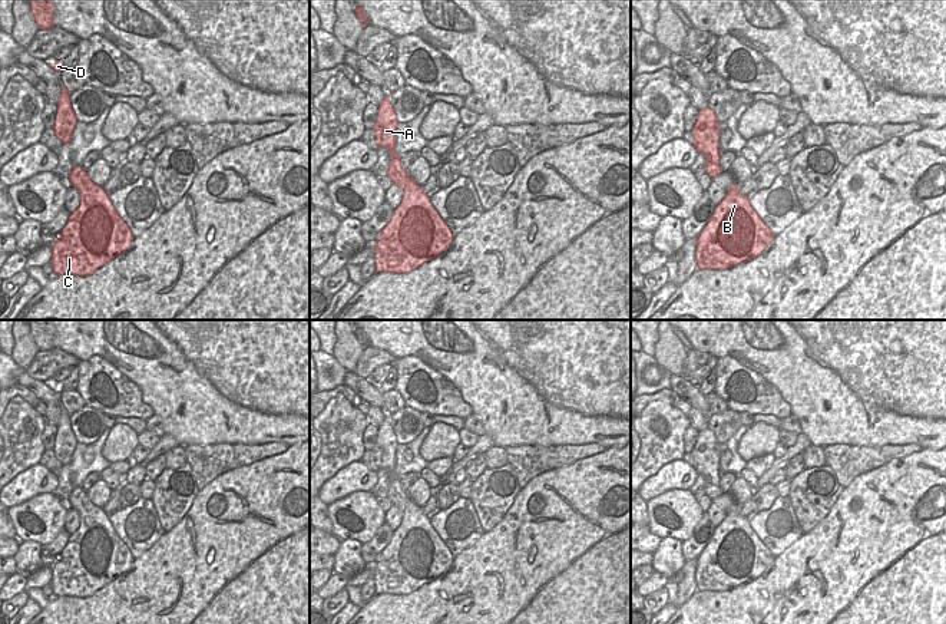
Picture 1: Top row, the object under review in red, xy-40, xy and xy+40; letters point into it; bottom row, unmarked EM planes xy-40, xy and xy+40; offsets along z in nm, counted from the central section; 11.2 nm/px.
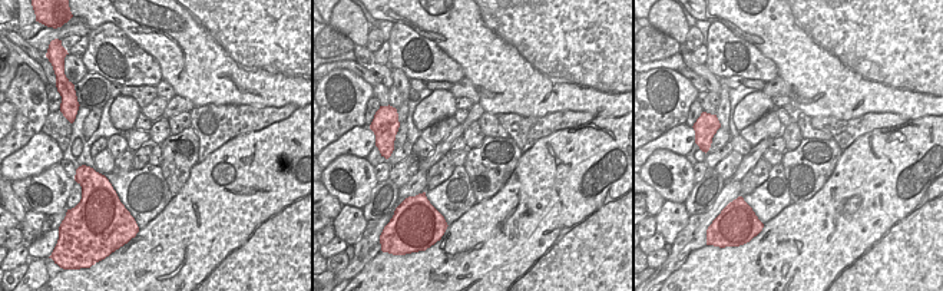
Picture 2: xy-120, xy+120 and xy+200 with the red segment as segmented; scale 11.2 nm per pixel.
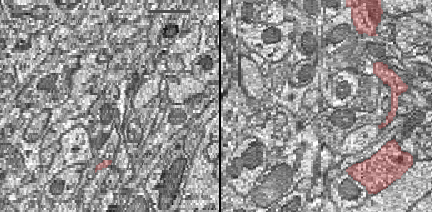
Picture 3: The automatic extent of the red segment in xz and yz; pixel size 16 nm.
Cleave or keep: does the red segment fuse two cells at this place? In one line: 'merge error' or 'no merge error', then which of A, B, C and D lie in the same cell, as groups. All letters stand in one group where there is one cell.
no merge error; A B C D

